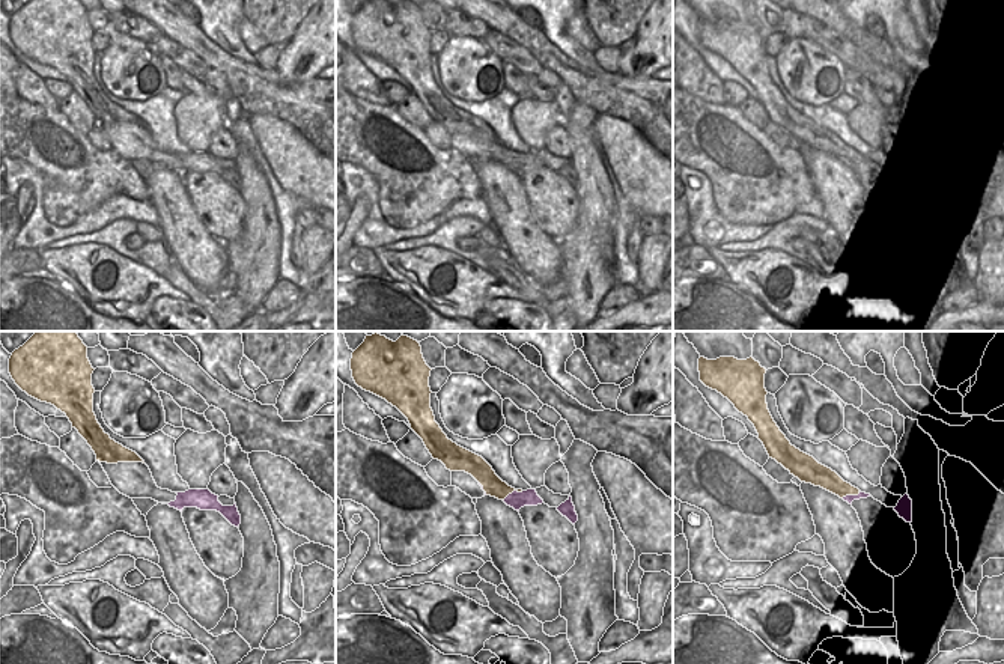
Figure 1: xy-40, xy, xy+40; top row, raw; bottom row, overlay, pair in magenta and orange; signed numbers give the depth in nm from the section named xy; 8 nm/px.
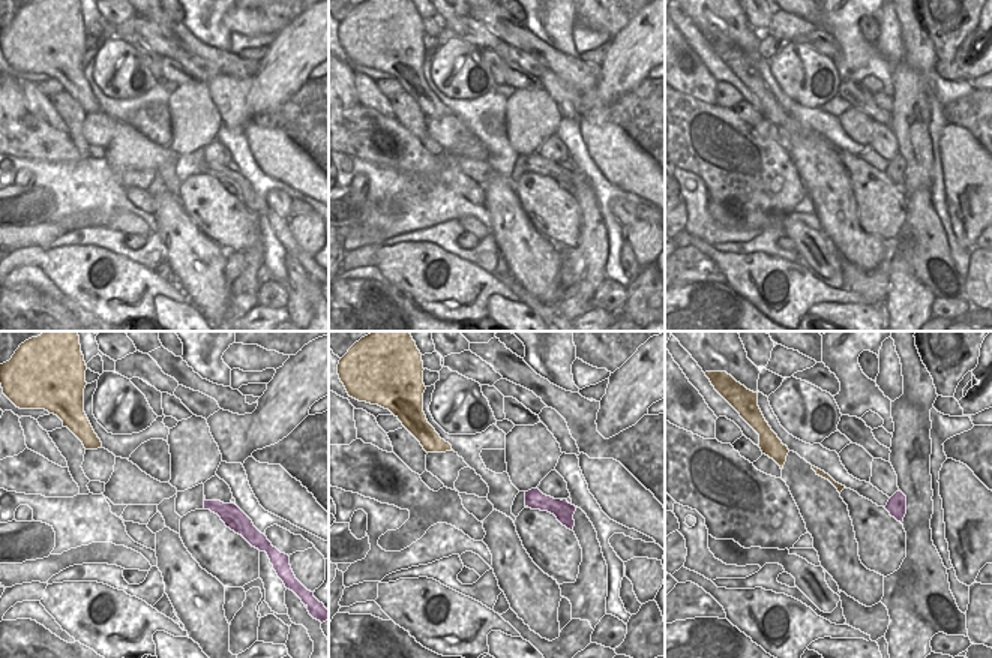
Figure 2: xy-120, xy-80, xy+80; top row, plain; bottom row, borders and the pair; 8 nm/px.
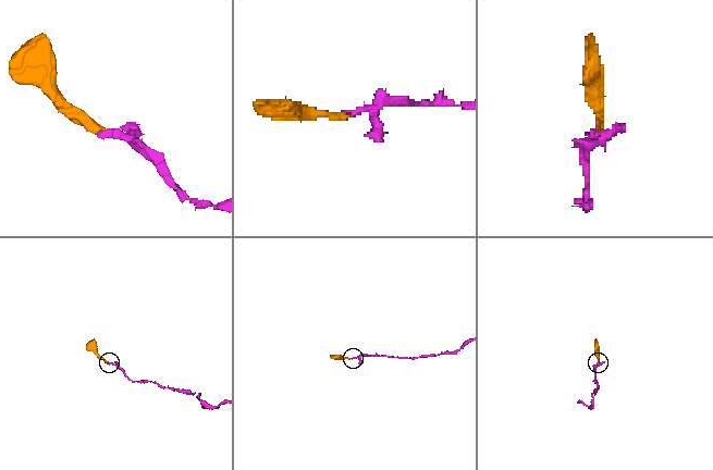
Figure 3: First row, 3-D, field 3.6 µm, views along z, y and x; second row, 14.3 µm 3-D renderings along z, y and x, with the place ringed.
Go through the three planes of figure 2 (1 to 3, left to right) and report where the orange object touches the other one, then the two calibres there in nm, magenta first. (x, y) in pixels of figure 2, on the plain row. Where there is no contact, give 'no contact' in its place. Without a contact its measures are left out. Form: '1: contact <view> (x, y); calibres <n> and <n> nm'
1: no contact
2: no contact
3: no contact

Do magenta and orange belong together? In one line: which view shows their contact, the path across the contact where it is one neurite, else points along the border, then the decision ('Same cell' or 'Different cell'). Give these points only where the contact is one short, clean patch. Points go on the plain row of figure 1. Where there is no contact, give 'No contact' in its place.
Touches magenta in xy. Different cell

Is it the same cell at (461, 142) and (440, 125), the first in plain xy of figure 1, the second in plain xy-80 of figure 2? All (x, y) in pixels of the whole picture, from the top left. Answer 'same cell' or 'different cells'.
same cell

